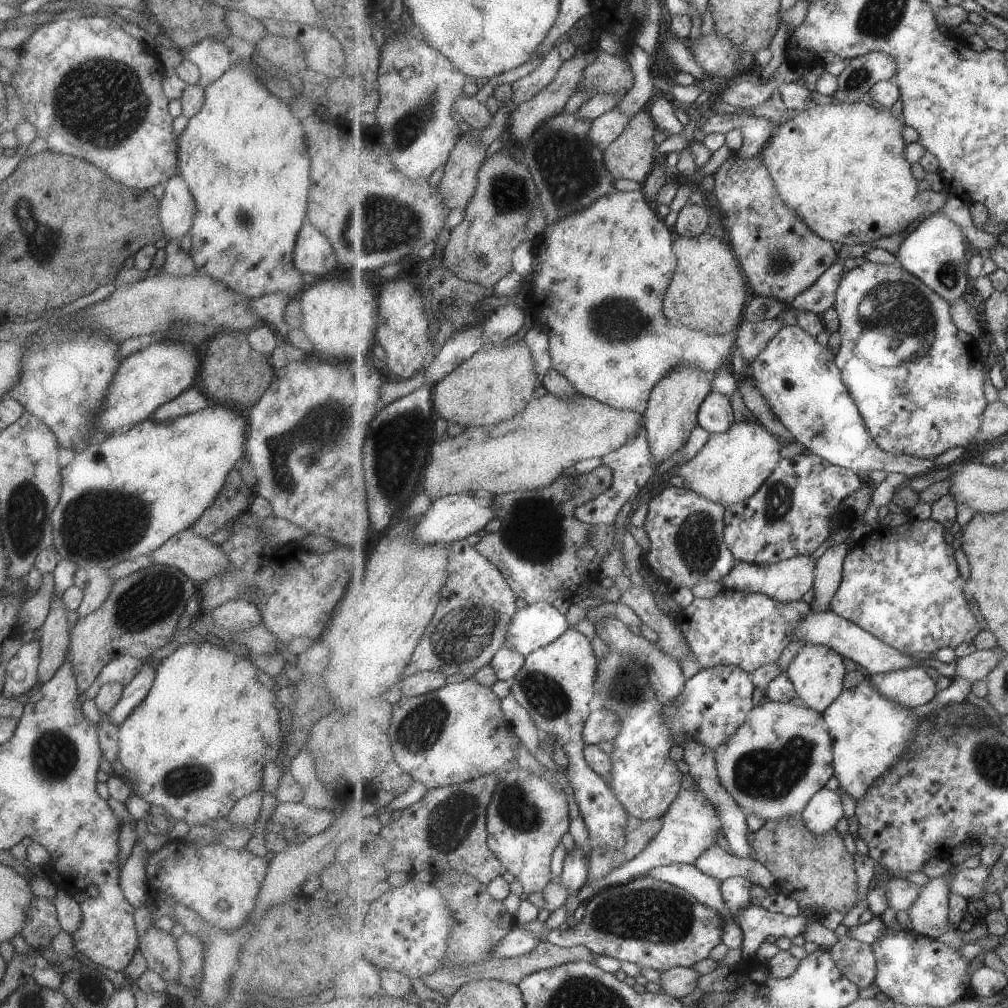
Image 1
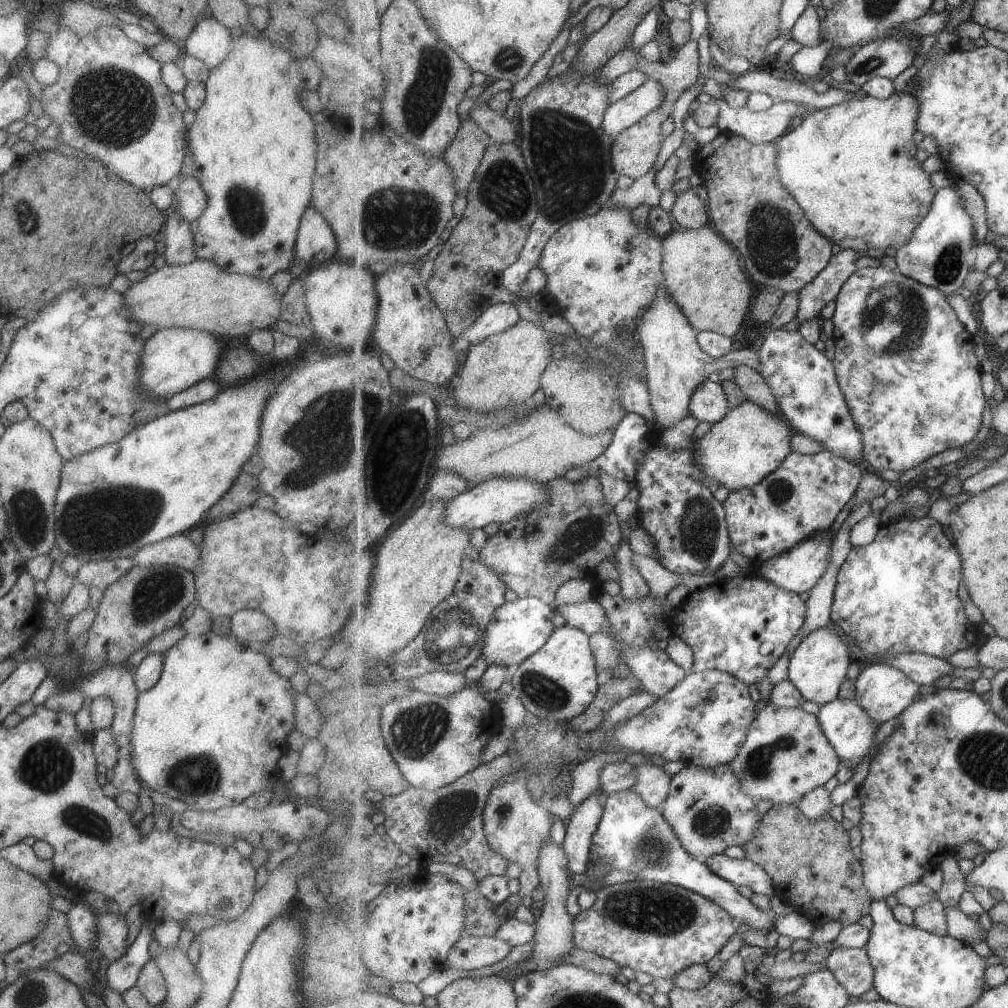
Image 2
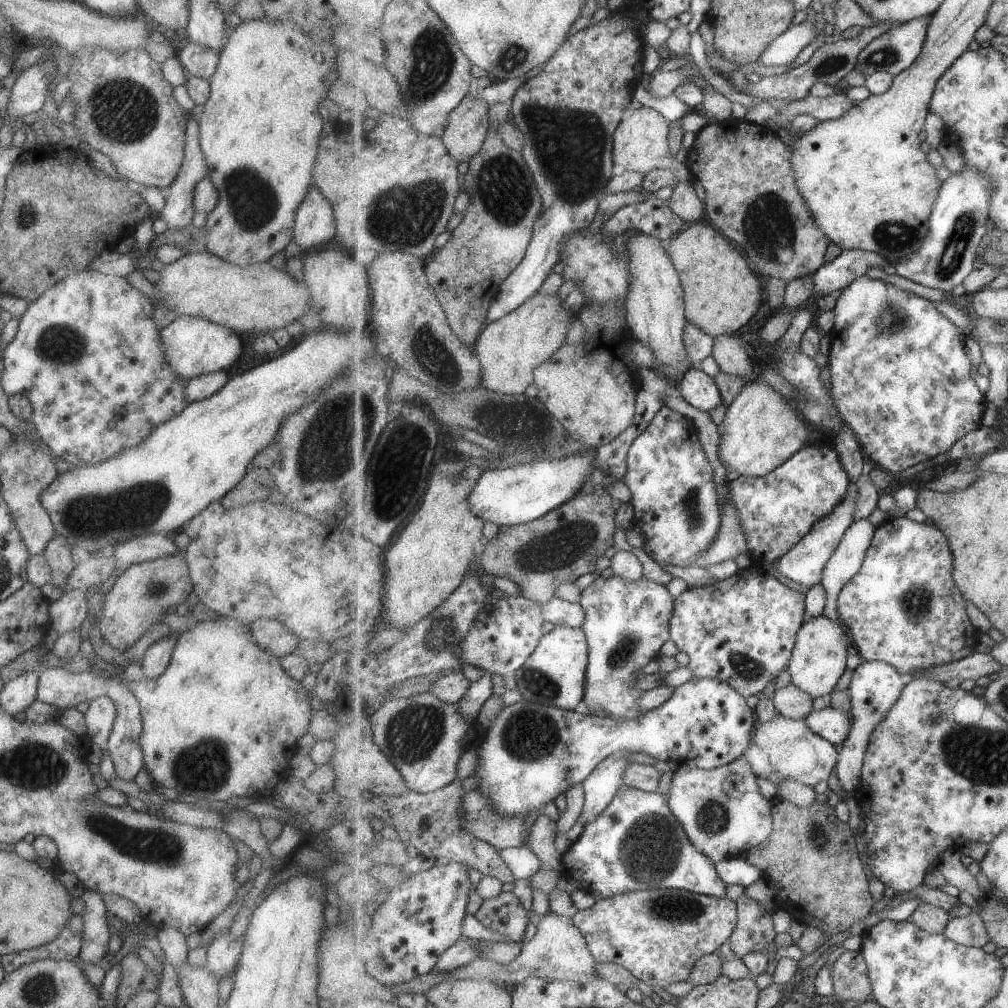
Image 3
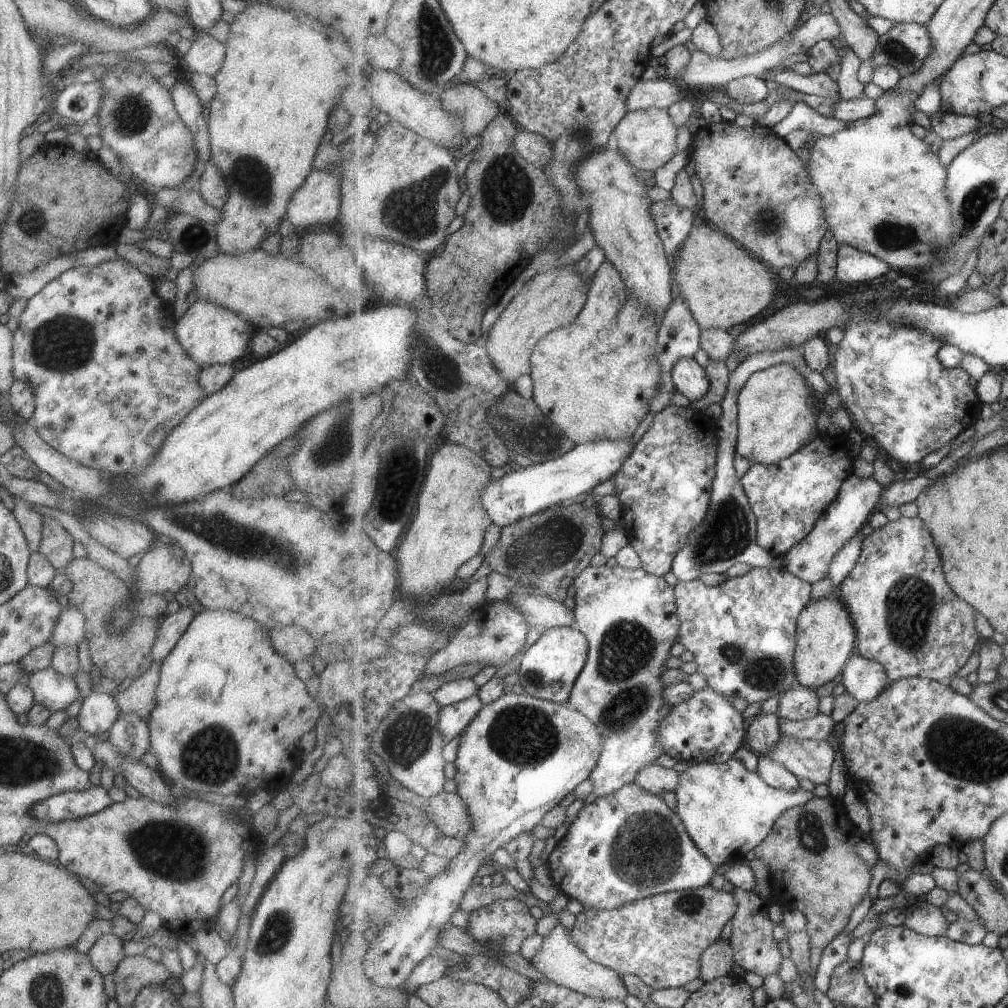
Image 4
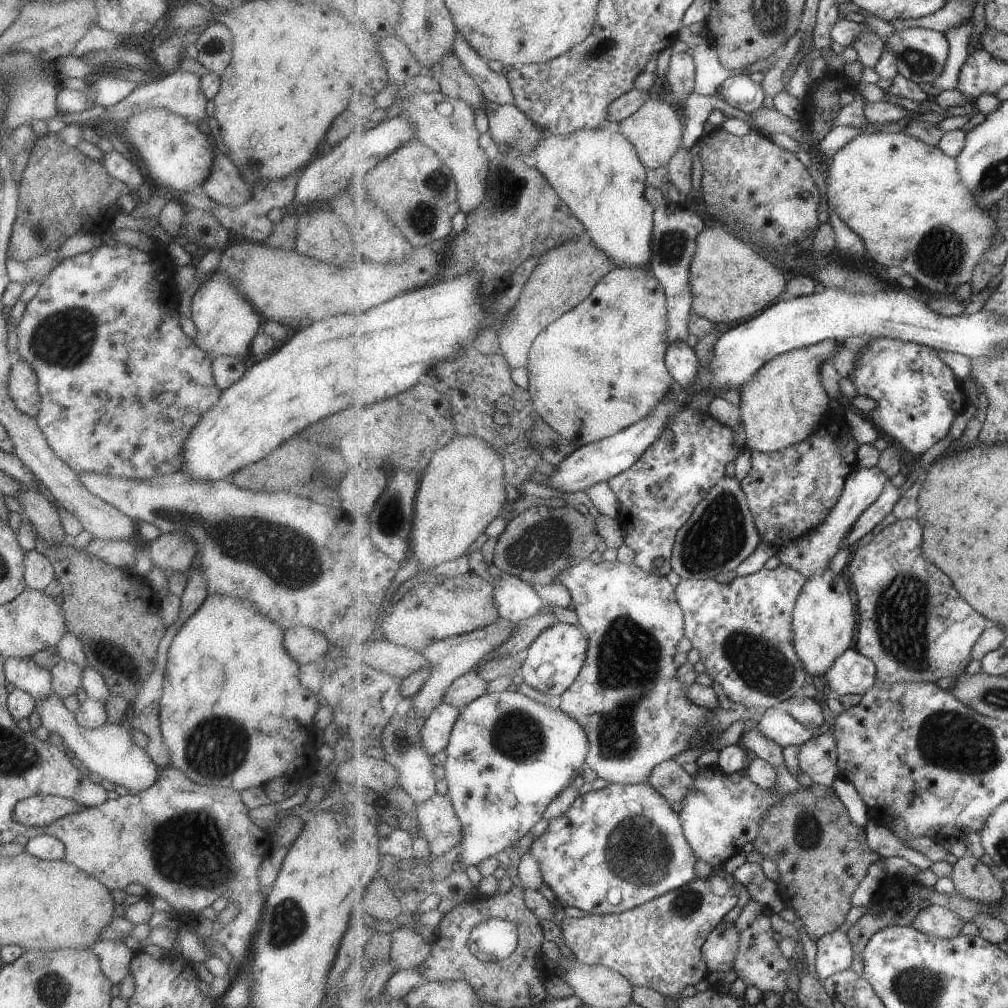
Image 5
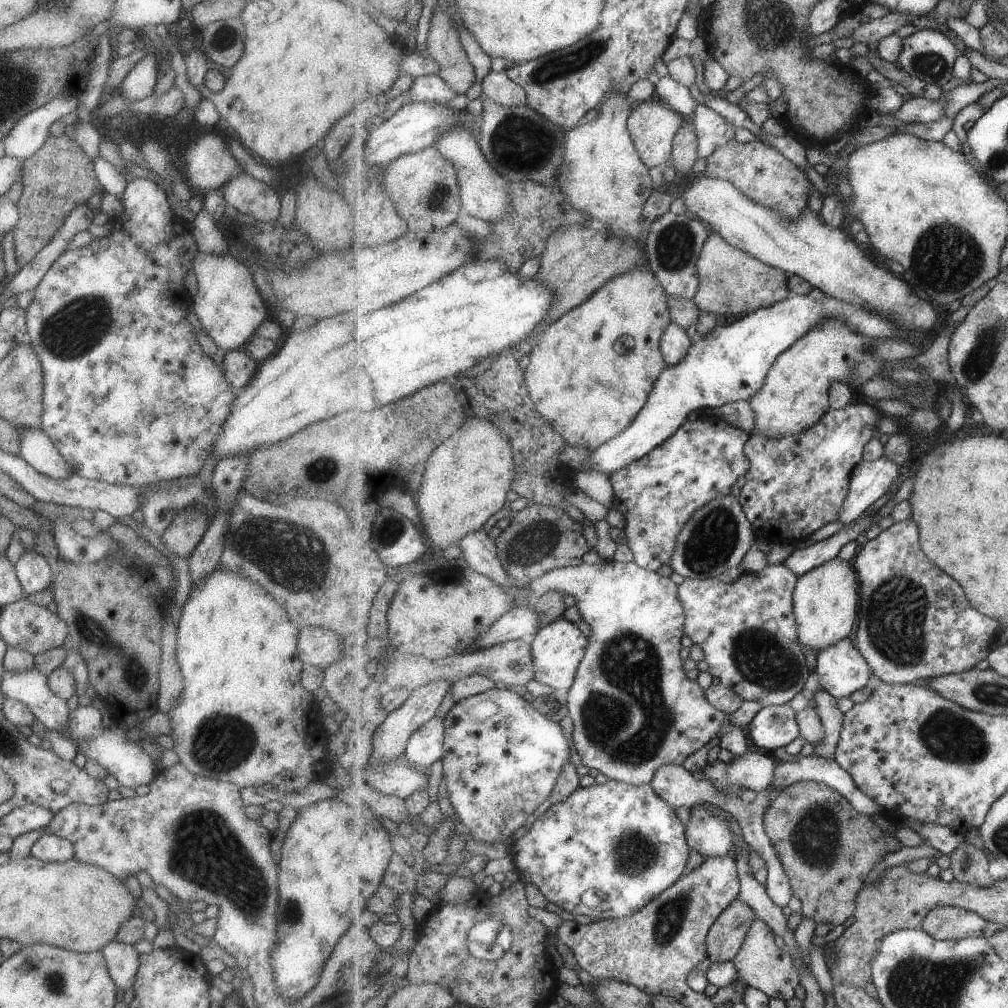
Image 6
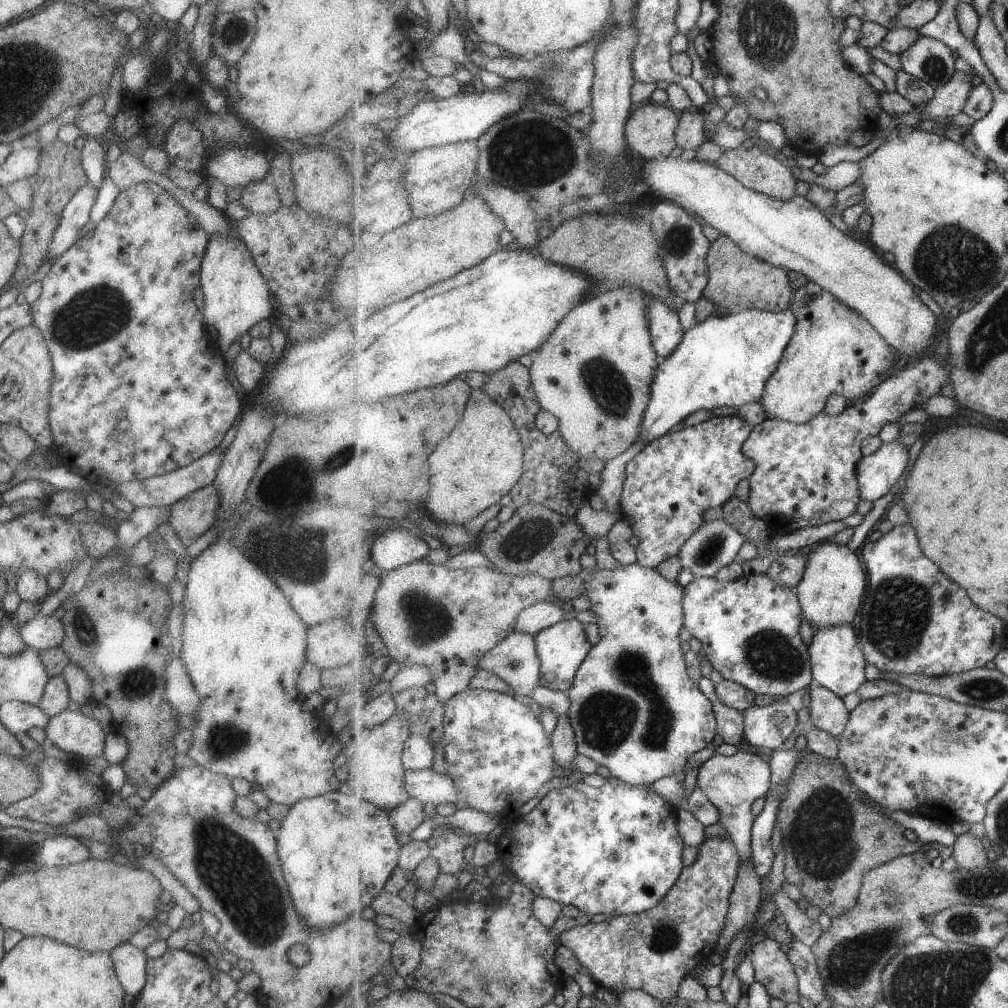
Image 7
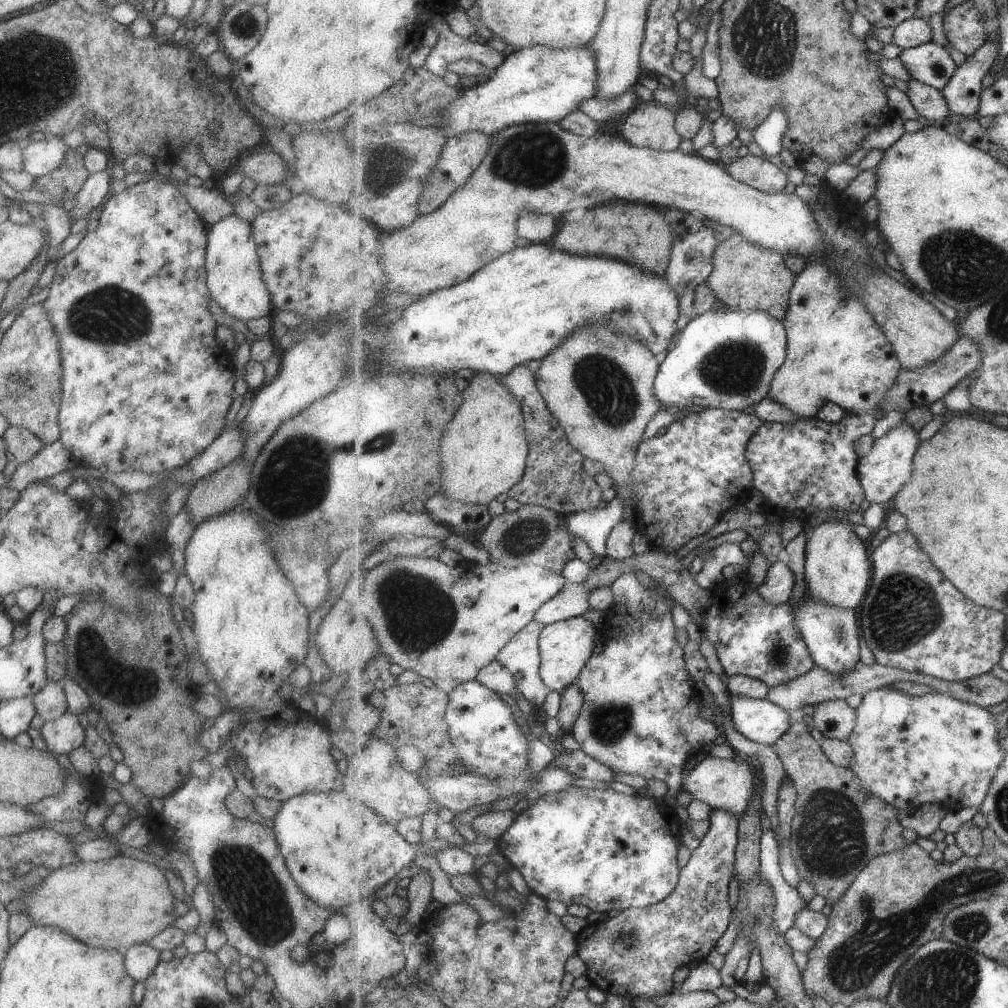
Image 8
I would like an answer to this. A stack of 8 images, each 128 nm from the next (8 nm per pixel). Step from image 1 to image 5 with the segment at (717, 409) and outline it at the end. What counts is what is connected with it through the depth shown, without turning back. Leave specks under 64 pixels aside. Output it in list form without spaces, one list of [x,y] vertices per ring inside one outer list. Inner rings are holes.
[[[673,342],[668,346],[666,363],[676,386],[680,385],[683,388],[695,386],[702,366],[695,348],[691,348],[686,342]]]

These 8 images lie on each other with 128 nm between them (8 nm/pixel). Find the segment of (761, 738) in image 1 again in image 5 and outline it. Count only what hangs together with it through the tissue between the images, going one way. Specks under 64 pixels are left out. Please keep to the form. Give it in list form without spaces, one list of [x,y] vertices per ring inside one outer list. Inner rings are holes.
[[[823,730],[800,745],[798,765],[814,784],[833,787],[840,776],[838,743],[834,732]]]

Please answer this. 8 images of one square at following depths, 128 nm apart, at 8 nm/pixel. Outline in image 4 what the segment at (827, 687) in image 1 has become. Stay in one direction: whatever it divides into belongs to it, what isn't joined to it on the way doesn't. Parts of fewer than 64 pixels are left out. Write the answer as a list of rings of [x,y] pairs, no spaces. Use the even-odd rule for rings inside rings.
[[[840,590],[827,599],[813,601],[800,617],[794,666],[796,681],[805,687],[819,688],[841,675],[857,651],[858,639],[852,617],[840,598]]]

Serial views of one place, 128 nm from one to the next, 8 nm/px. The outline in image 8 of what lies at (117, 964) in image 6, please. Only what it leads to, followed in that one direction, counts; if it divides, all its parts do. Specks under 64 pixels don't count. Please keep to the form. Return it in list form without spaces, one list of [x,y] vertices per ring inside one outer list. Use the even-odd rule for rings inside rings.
[[[147,943],[133,944],[122,955],[124,972],[135,983],[144,982],[145,978],[154,970],[160,962],[159,952],[155,951]]]

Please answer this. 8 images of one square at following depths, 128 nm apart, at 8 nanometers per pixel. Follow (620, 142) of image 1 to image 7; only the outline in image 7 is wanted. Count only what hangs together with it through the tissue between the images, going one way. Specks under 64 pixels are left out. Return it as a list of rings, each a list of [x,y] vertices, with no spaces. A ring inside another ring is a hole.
[[[666,103],[645,104],[633,111],[627,120],[626,137],[632,153],[642,158],[669,156],[678,145],[676,130],[681,114]]]

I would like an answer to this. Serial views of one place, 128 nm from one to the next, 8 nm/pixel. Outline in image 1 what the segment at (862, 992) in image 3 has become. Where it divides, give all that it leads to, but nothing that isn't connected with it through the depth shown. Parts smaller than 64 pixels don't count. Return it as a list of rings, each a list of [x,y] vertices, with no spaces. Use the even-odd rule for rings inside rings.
[[[845,935],[830,952],[842,972],[859,984],[861,989],[875,984],[878,959],[872,945],[863,944]]]

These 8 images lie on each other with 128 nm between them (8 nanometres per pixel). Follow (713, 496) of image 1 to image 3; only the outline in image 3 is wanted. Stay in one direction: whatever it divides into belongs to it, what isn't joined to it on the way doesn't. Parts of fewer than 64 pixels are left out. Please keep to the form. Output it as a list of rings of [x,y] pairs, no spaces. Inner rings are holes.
[[[758,378],[755,383],[747,383],[733,404],[726,408],[725,421],[718,427],[718,455],[731,469],[729,472],[735,470],[740,476],[763,477],[801,451],[812,429],[790,400]]]

